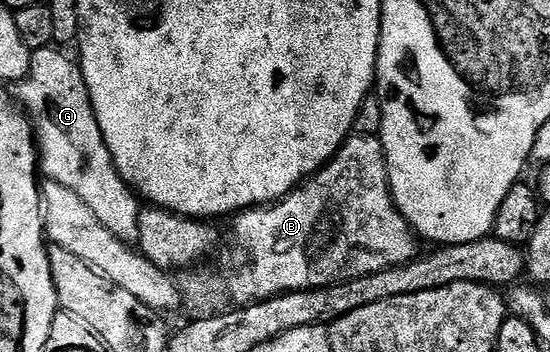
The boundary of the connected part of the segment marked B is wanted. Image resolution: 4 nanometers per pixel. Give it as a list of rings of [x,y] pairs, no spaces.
[[[378,136],[348,137],[338,153],[315,176],[308,177],[282,201],[266,207],[244,209],[234,218],[235,245],[243,256],[243,262],[236,269],[227,269],[216,277],[196,271],[184,273],[158,269],[142,253],[129,247],[128,242],[117,239],[113,231],[105,231],[97,215],[93,215],[93,211],[89,211],[83,200],[75,192],[69,191],[69,187],[61,187],[61,183],[49,180],[44,180],[41,185],[43,232],[51,245],[65,247],[65,251],[89,263],[93,271],[117,283],[117,287],[125,287],[129,295],[137,295],[137,299],[141,299],[141,303],[150,309],[164,314],[184,309],[188,313],[186,316],[191,319],[214,317],[216,313],[225,313],[232,307],[253,305],[256,301],[267,301],[283,293],[293,293],[296,289],[320,289],[326,285],[335,285],[338,281],[361,279],[361,275],[373,275],[382,269],[409,263],[420,256],[420,242],[415,230],[393,203],[386,168],[385,151]]]

